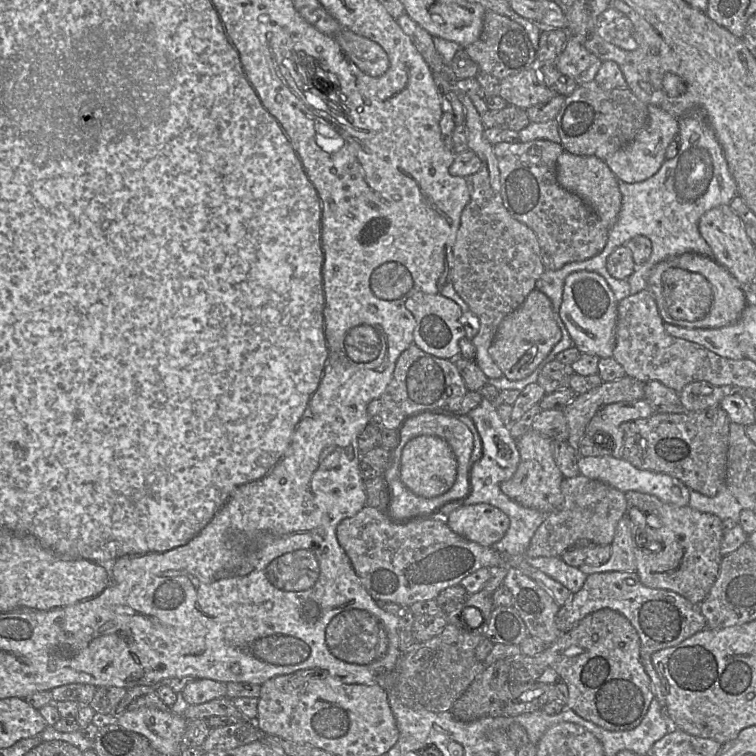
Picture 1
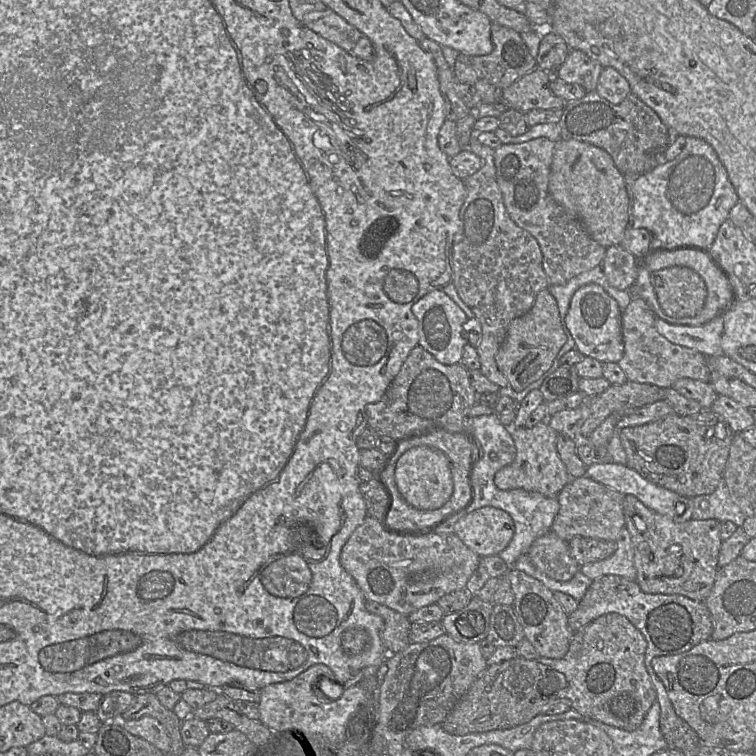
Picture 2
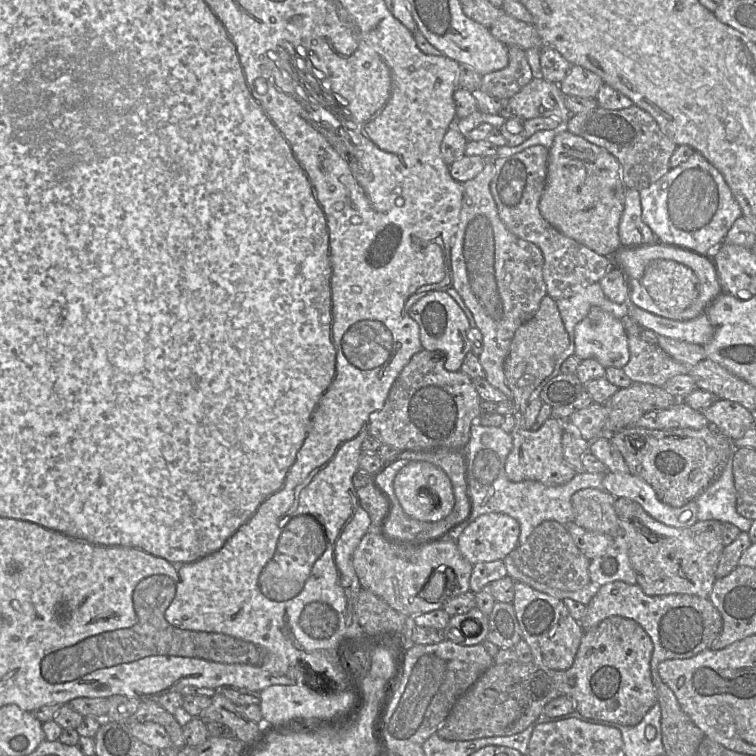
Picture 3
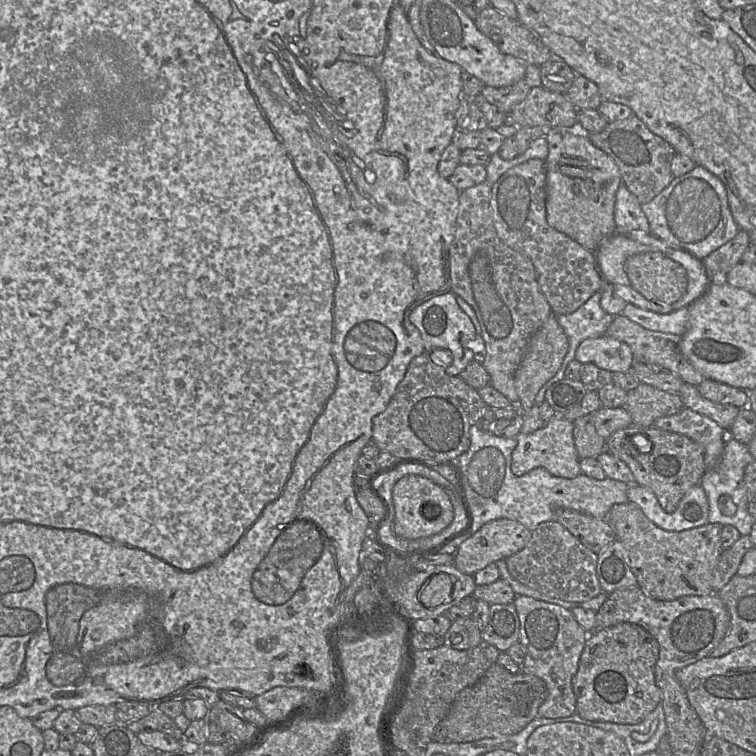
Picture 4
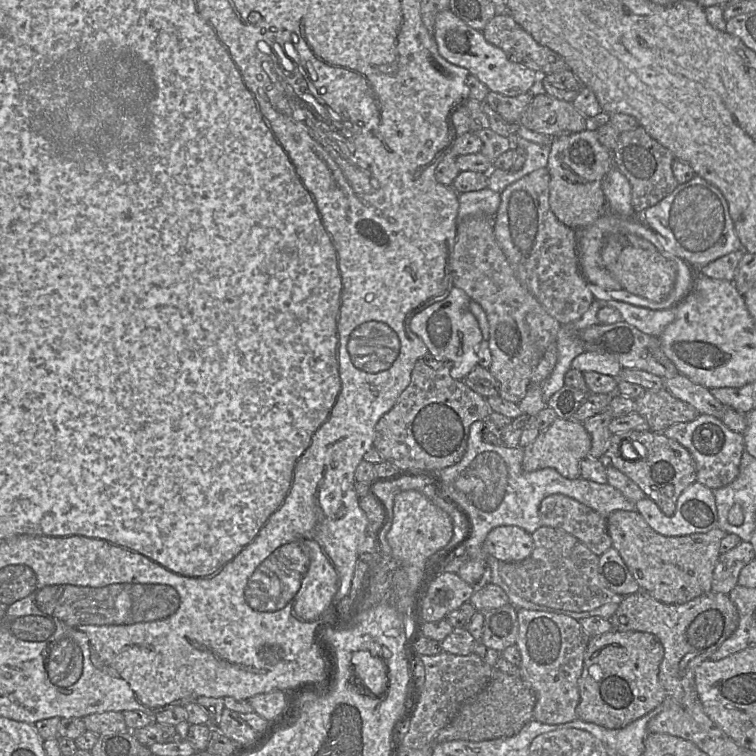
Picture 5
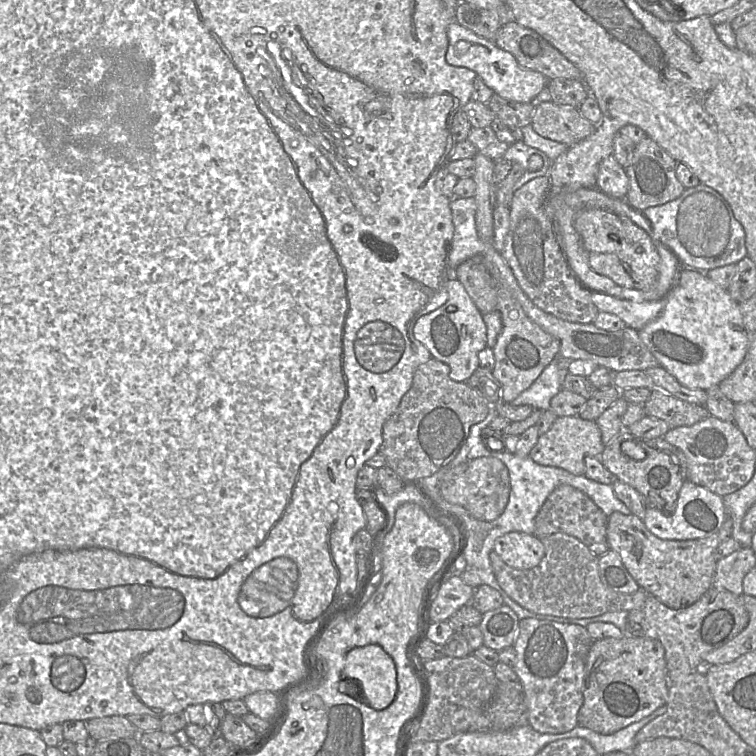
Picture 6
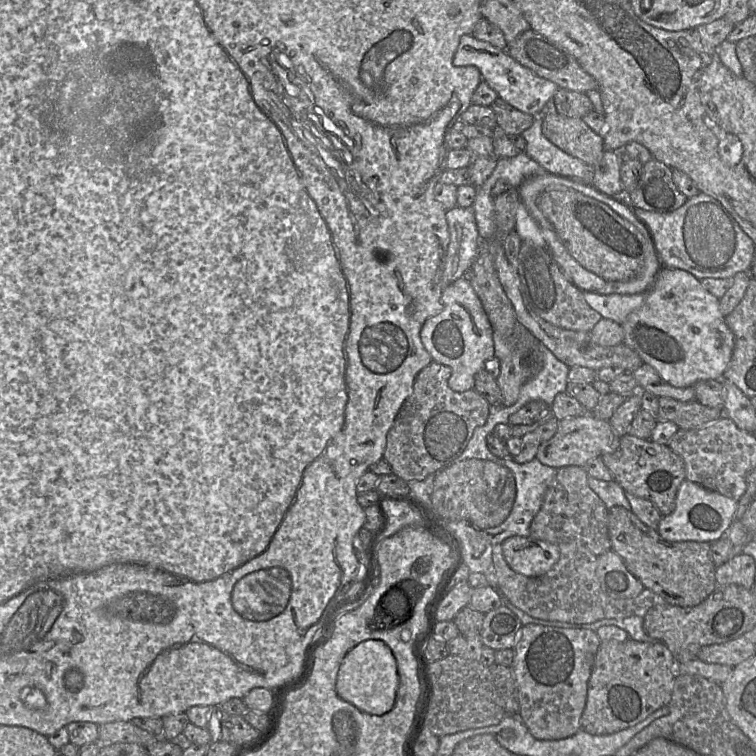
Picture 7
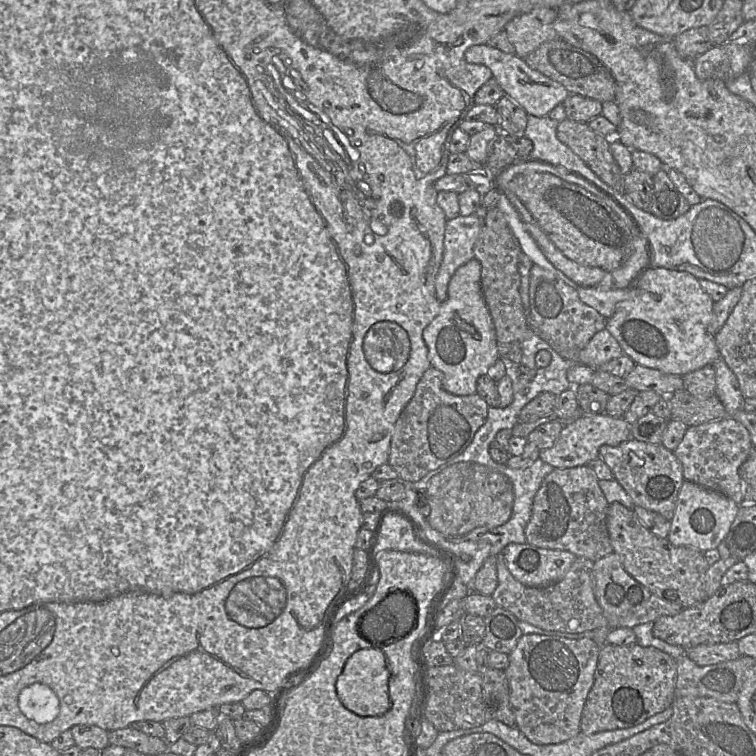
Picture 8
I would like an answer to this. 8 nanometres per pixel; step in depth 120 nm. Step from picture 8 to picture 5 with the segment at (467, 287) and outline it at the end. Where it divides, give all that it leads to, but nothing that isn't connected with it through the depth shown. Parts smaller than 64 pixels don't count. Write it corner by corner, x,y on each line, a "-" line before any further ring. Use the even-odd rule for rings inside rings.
453,286
444,300
416,313
409,322
411,331
425,343
428,353
452,362
450,375
456,380
463,380
478,365
477,350
483,341
478,321
469,309
470,301
463,290

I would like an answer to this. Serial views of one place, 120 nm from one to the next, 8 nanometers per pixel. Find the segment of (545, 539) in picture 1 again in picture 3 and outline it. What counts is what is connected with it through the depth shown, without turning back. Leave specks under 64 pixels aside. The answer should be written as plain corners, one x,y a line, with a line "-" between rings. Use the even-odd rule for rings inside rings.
584,488
571,497
574,523
578,526
606,535
620,533
620,525
615,512
615,501
605,489

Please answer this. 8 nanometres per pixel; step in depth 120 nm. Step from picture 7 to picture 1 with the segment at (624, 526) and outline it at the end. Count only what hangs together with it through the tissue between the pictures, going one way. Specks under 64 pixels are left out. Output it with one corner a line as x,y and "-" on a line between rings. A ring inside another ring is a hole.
628,491
625,497
626,514
633,524
633,553
640,581
649,588
670,590
693,604
700,604
708,596
720,572
724,536
722,520
689,505
666,503
647,493
-
649,514
659,519
657,528
648,526

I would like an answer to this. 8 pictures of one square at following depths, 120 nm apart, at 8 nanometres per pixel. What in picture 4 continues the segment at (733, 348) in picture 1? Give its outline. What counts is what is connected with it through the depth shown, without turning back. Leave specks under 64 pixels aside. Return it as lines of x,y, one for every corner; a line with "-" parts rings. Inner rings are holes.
627,303
622,311
622,315
648,330
677,336
682,336
686,332
689,321
687,307
667,314
660,314

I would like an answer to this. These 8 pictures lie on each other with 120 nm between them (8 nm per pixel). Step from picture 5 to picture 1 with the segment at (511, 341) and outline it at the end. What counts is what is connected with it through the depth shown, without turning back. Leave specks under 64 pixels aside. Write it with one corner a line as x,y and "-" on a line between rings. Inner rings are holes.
457,91
457,96
465,108
468,147
480,158
481,168
464,177
470,199
461,213
452,250
449,281
480,322
479,331
471,340
476,349
476,364
488,379
500,378
504,375
490,356
489,348
501,321
535,289
545,268
536,234
513,218
503,204
498,160
493,145
484,137
481,115
468,95

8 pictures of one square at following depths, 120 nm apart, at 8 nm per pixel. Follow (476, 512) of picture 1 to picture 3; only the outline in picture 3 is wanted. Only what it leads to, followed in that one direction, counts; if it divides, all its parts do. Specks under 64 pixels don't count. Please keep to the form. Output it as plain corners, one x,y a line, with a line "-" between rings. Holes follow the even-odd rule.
487,513
471,521
457,538
457,546
471,564
504,560
519,545
518,521
504,513

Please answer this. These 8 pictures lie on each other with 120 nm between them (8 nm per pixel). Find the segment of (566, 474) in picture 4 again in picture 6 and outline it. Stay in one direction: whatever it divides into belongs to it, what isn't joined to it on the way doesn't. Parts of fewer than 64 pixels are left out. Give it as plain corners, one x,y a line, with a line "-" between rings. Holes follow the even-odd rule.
579,416
558,417
550,430
539,436
529,457
543,466
559,467
573,475
585,475
585,458
599,457
605,449
601,431
593,420
585,420

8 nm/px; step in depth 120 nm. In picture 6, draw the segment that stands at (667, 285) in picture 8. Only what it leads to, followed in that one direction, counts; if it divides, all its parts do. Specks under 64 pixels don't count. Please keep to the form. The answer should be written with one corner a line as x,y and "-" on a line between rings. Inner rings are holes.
682,267
673,287
663,299
663,310
638,332
640,339
659,365
683,386
709,390
719,385
741,364
748,349
748,337
739,304
730,297
726,289
708,279
704,272

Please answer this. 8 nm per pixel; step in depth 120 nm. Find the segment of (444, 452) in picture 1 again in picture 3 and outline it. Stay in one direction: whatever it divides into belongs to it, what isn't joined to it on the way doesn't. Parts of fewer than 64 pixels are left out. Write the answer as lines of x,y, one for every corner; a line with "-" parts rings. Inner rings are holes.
410,461
403,466
393,480
393,488
403,511
419,521
445,520
455,502
450,478
440,467
427,461

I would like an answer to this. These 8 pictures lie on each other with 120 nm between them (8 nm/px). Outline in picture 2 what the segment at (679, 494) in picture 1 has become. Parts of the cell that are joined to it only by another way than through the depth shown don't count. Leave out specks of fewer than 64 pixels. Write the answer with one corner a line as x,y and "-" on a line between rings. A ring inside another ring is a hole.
614,462
595,463
587,467
586,475
624,495
634,495
651,510
666,516
675,522
678,521
673,519
673,517
682,514
689,504
688,498
650,482
628,465

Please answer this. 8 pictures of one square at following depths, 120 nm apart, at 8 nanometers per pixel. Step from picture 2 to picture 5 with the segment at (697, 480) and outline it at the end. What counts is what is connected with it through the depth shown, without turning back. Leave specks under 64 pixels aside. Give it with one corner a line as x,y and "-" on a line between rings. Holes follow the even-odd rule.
627,431
611,435
607,450
604,453
604,461
635,482
639,488
645,493
646,497
653,500
661,511
672,516
676,509
676,503
680,494
692,483
696,481
696,465
690,452
676,440
666,437
662,432
646,431
-
624,442
630,442
640,452
639,458
634,461
627,461
620,454
620,445

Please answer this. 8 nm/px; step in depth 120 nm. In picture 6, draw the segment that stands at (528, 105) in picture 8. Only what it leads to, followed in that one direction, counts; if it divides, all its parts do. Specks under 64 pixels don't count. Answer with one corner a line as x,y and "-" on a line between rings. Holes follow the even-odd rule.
456,21
448,26
447,37
446,62
452,66
465,67
474,71
485,85
504,99
521,103
535,103
537,95
548,85
549,79
542,73
524,69
512,54
499,48
493,41
464,28

